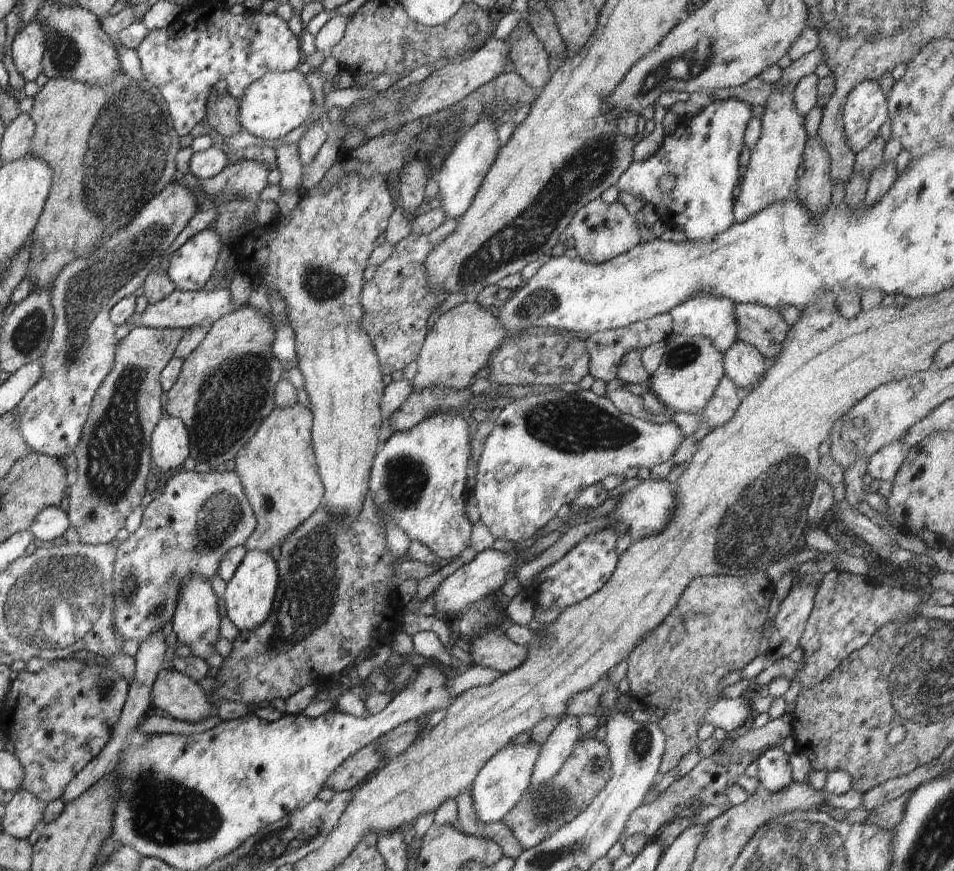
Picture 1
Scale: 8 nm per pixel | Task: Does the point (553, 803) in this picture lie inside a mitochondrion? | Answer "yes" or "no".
yes

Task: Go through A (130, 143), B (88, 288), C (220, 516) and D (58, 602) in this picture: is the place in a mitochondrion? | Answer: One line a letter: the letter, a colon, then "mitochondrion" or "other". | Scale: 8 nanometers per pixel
A: mitochondrion
B: mitochondrion
C: mitochondrion
D: mitochondrion

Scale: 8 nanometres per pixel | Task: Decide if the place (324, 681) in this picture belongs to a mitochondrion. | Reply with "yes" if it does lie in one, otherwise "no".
no

